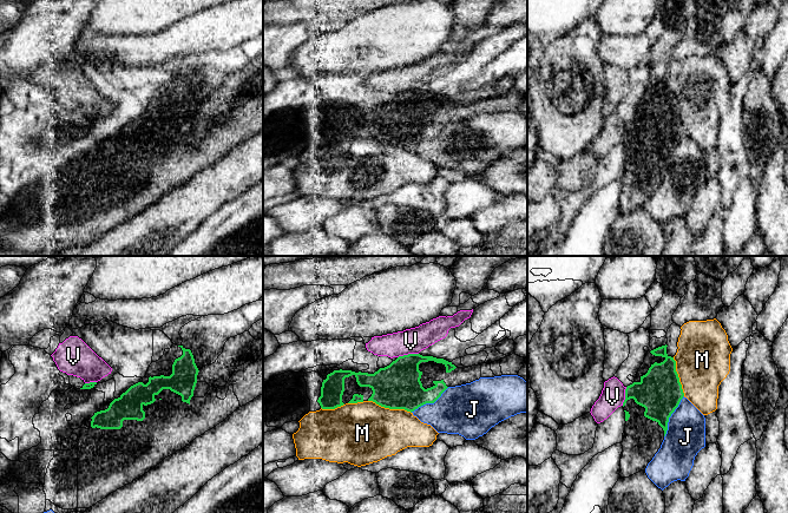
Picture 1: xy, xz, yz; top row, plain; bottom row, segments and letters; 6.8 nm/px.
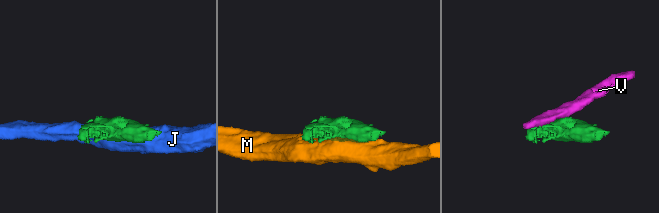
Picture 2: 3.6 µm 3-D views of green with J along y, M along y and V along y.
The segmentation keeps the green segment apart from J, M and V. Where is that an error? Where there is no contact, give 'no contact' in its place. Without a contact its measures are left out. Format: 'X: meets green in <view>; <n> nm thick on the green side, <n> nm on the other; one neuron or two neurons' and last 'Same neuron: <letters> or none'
J: meets green in yz; 300 nm thick on the green side, 280 nm on the other; two neurons
M: meets green in xz; 320 nm thick on the green side, 420 nm on the other; two neurons
V: meets green in xz; 320 nm thick on the green side, 180 nm on the other; two neurons
Same neuron: none

